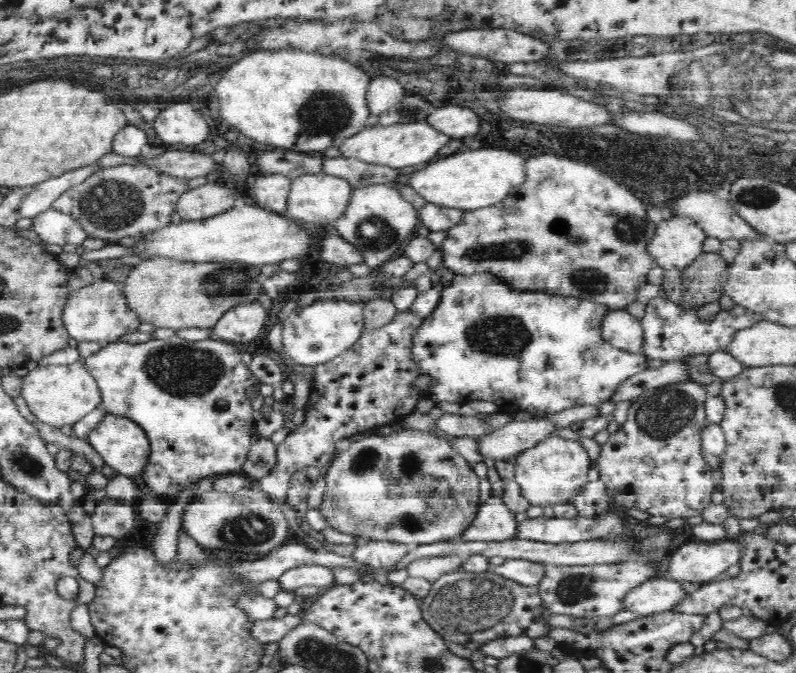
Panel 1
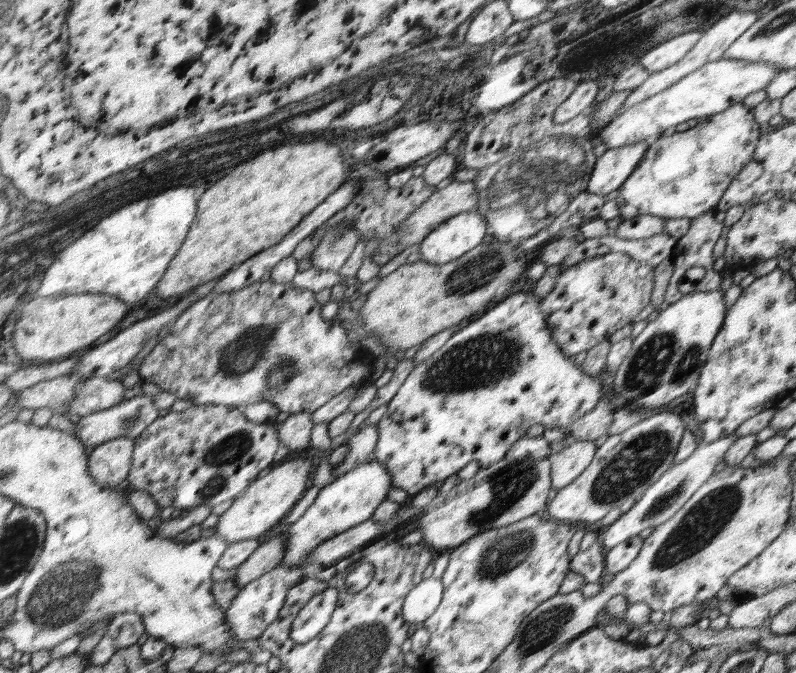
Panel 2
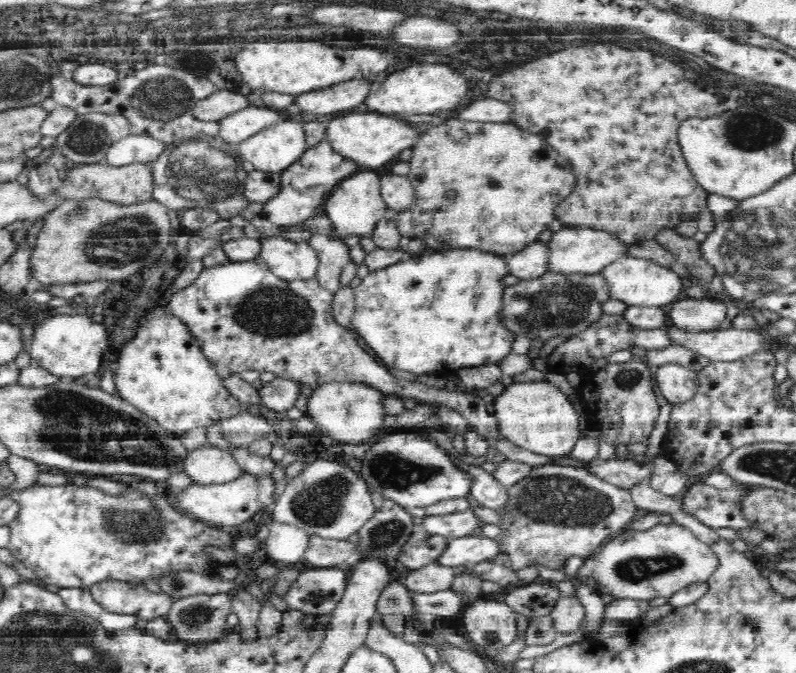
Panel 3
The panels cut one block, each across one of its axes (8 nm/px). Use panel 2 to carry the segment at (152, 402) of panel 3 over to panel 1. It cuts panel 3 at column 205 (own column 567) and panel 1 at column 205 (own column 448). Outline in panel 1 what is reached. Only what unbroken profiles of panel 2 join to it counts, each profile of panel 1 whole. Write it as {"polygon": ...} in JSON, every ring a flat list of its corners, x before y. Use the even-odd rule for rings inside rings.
{"polygon":[[173,335,170,338,150,339,146,342,127,343,124,341,114,341,102,345,96,353,85,358,85,367,90,375,96,380,100,390,101,404,104,410,111,415,122,416,122,418,134,421,148,436,150,441,149,462,146,463,145,470,142,471,144,486,151,489,153,496,166,494,170,490,184,490,186,484,200,480,202,476,216,476,216,474,226,474,226,472,243,473,243,464,246,462,248,452,250,452,250,422,252,422,251,399,248,398,248,390,257,385,256,379,251,375,251,370,242,361,242,351,238,345,228,343,228,341,218,339,204,339,203,341,190,341]]}

